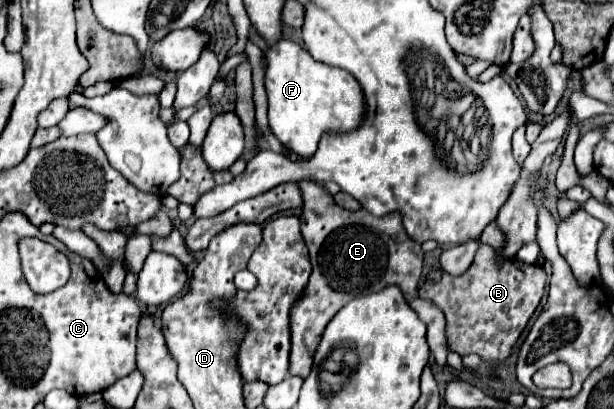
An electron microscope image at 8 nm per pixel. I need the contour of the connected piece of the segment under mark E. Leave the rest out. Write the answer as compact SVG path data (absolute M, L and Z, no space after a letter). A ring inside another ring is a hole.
M298 181L300 193L302 193L302 237L310 251L310 263L312 273L308 279L308 285L300 299L296 299L290 307L290 375L298 375L306 379L312 369L312 357L320 343L320 335L324 333L324 327L344 307L348 301L366 295L382 291L388 285L398 285L412 305L412 309L420 315L420 319L428 327L428 345L432 349L432 355L440 367L446 365L446 319L444 313L432 303L424 301L414 295L420 275L422 275L422 247L412 241L404 227L400 213L390 213L386 217L374 217L366 209L360 211L346 211L338 207L332 201L332 195L322 189L314 181ZM416 299L416 305L414 305Z

